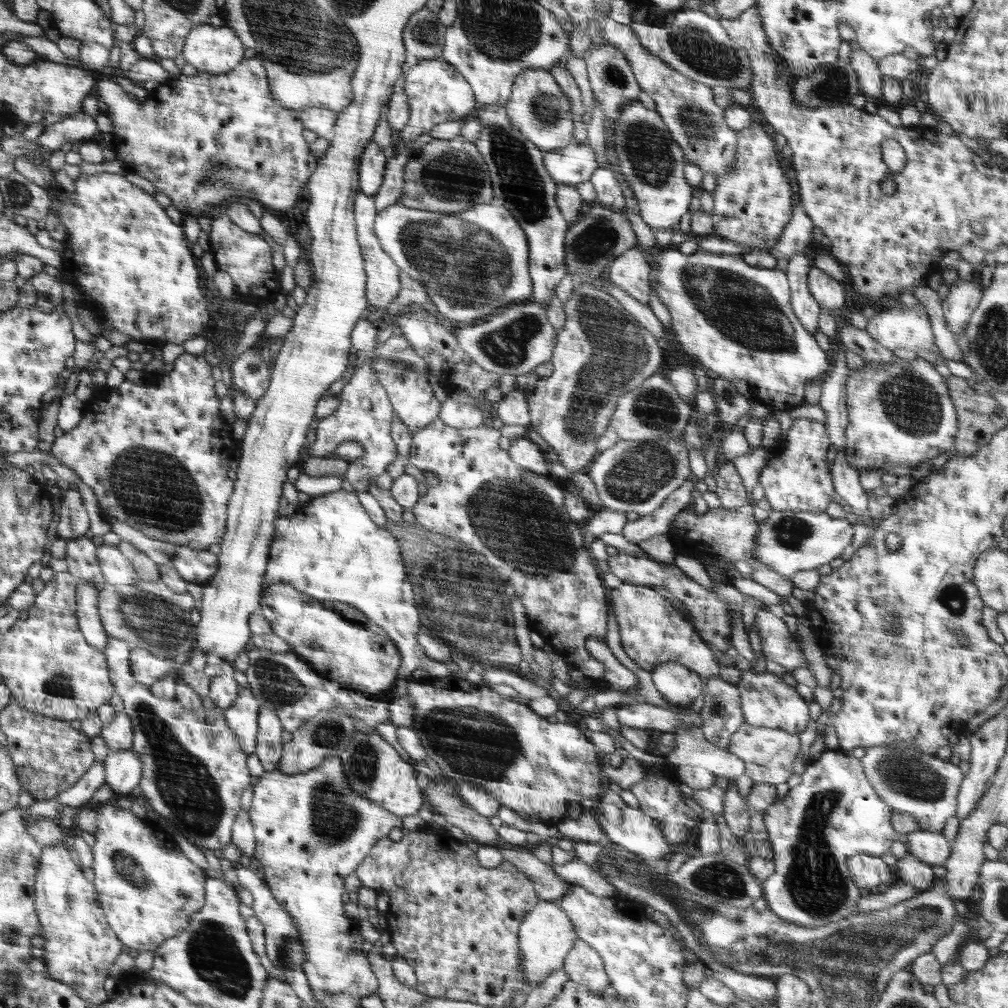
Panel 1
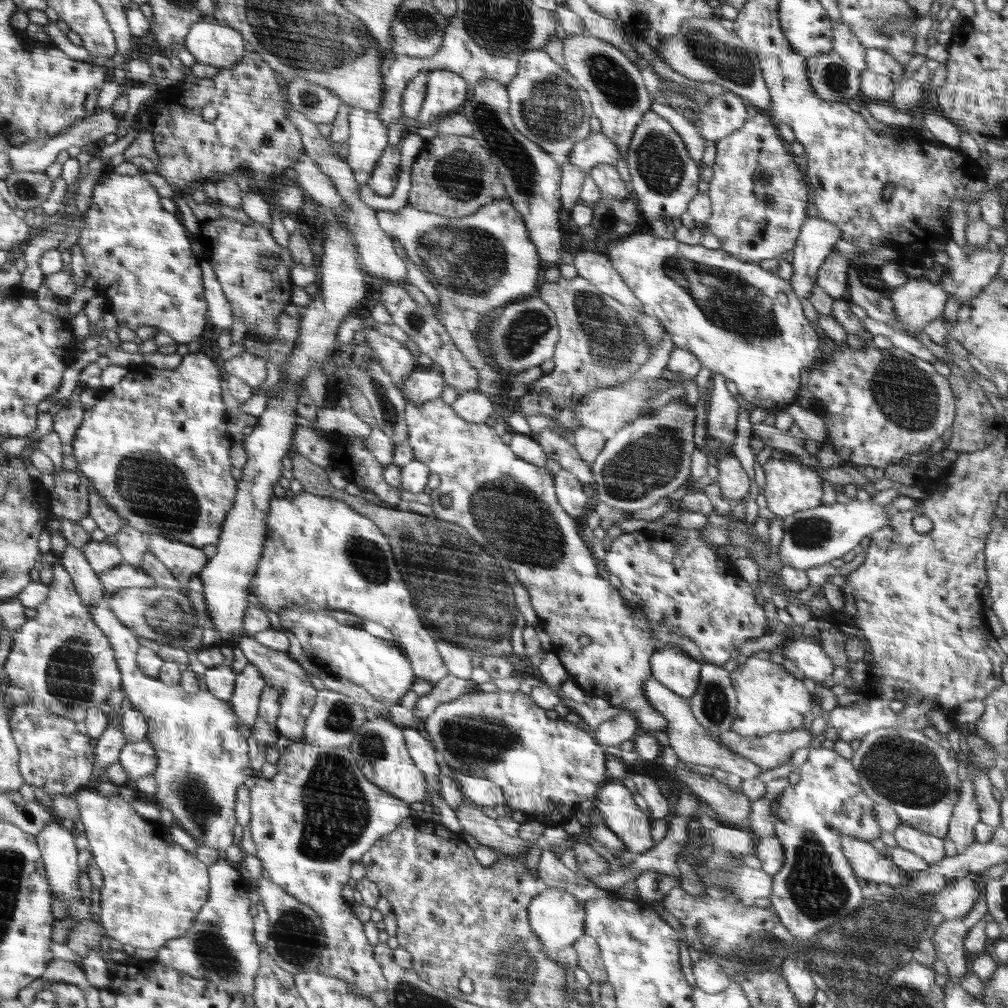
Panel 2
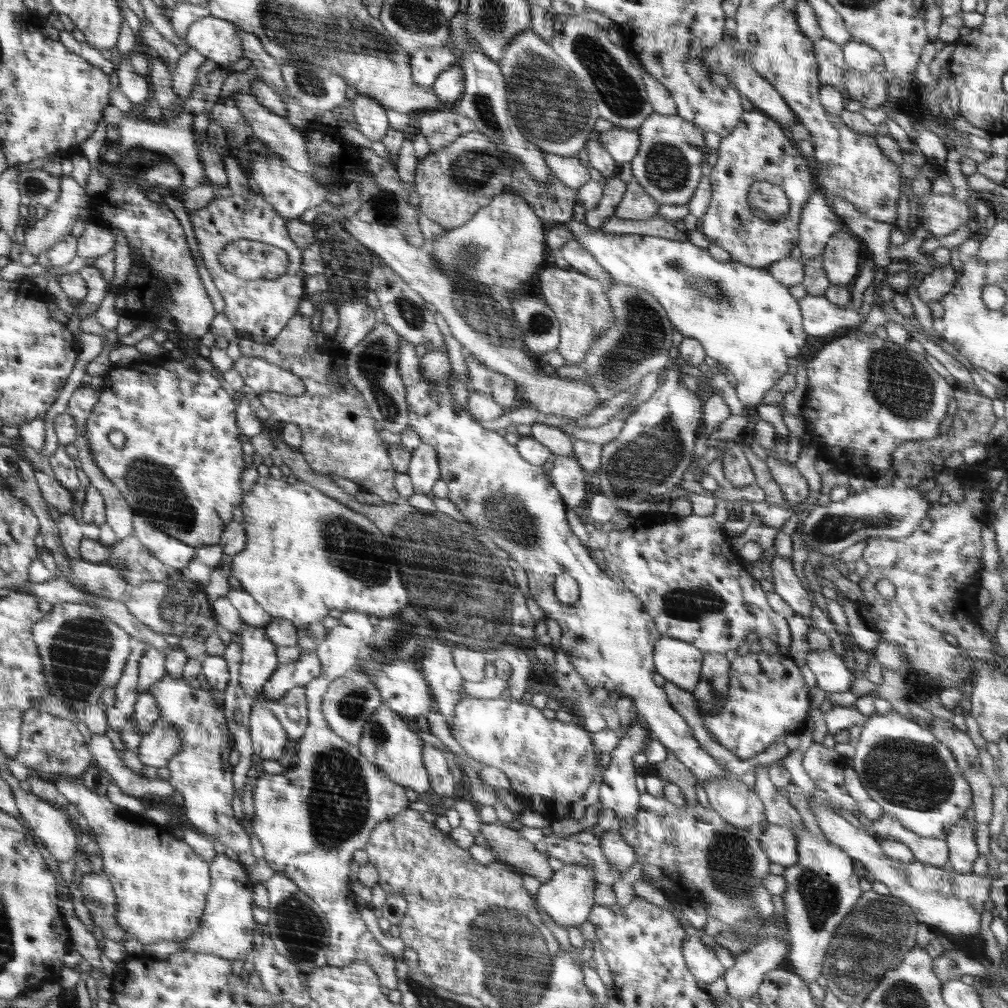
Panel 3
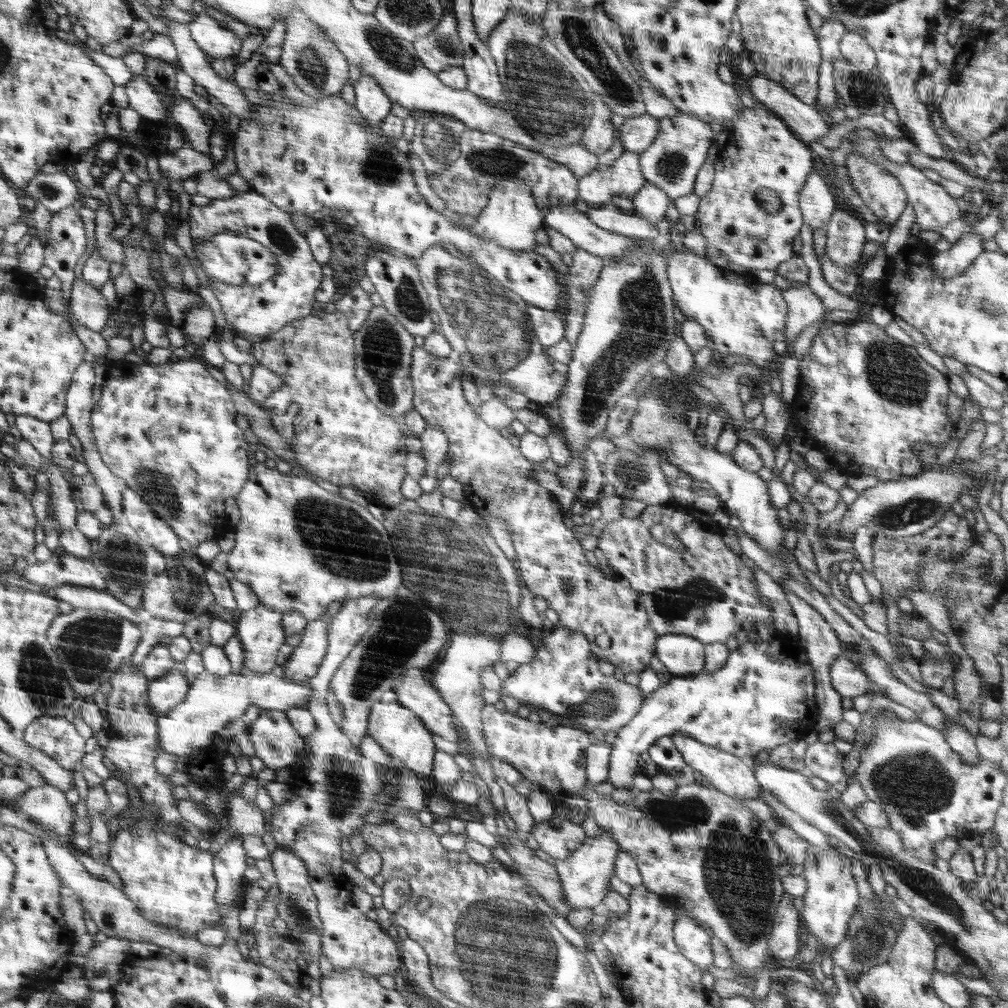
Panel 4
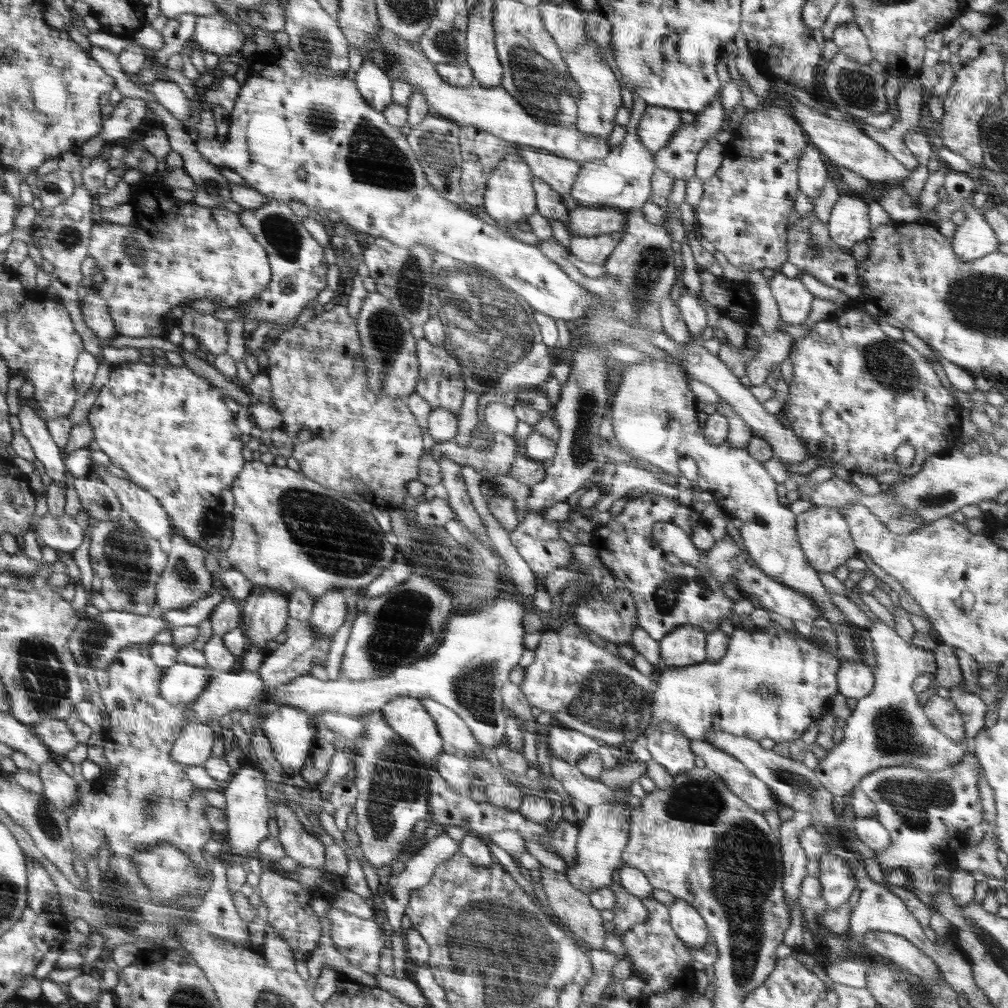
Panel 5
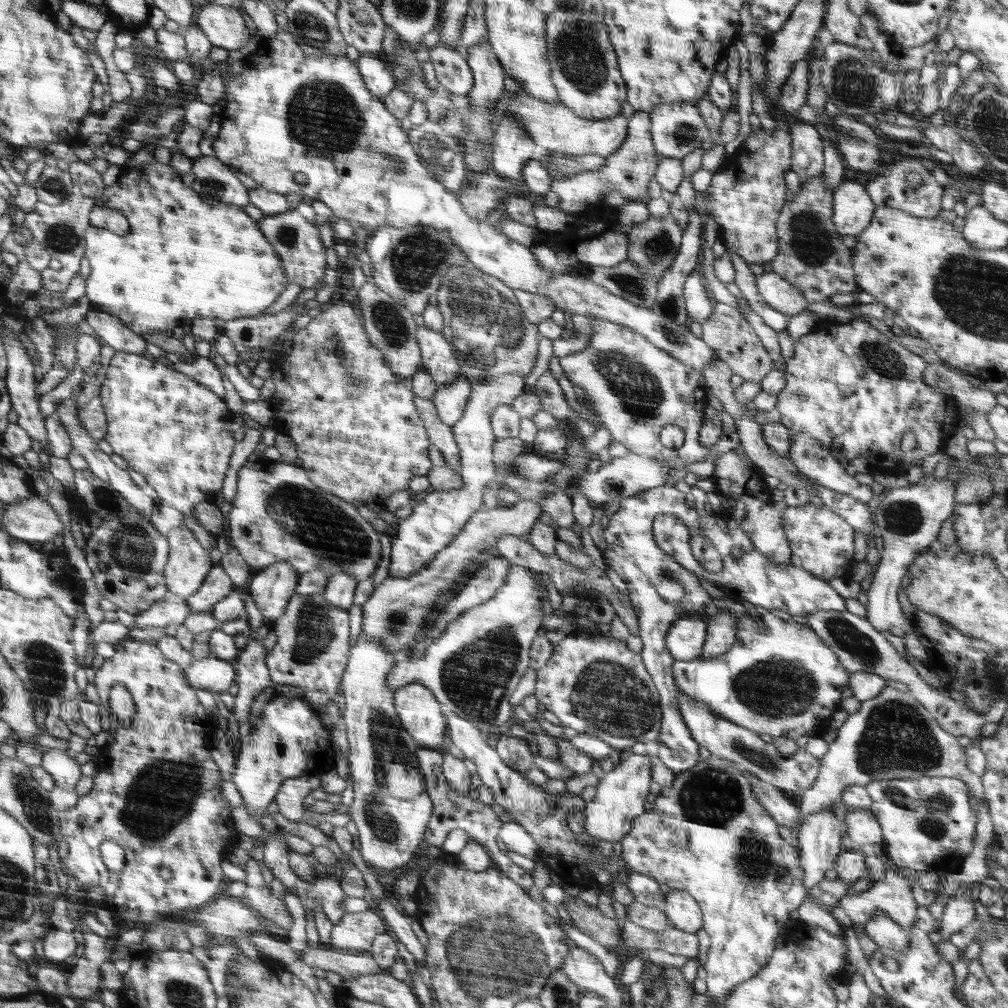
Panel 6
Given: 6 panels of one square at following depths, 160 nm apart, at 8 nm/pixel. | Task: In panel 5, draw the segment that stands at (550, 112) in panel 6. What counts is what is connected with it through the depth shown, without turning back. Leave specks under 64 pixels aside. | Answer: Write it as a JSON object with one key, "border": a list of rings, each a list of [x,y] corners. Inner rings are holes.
{"border":[[[380,29],[373,43],[368,43],[367,46],[349,45],[349,50],[360,52],[363,61],[372,60],[373,50],[376,48],[382,48],[389,60],[386,73],[391,80],[401,76],[409,82],[414,93],[421,90],[424,100],[436,115],[450,119],[461,126],[475,126],[476,129],[502,138],[508,143],[544,150],[555,156],[578,162],[581,166],[591,161],[599,161],[610,153],[610,136],[590,137],[590,135],[581,134],[576,124],[565,126],[565,124],[550,124],[538,120],[535,116],[528,114],[516,102],[516,99],[512,98],[501,86],[476,87],[470,85],[464,88],[448,84],[437,73],[434,63],[414,50],[407,40],[400,38],[391,30]]]}

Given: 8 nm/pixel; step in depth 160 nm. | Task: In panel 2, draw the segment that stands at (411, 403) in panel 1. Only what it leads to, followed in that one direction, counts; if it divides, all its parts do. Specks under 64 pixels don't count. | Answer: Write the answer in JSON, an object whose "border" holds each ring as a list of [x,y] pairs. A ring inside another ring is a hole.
{"border":[[[436,363],[430,367],[417,366],[398,386],[405,400],[414,406],[434,400],[442,394],[446,381]]]}

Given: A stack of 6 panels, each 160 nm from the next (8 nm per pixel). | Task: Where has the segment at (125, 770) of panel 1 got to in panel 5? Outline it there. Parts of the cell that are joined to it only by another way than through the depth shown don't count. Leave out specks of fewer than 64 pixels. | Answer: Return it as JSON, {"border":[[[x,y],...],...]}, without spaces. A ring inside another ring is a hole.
{"border":[[[514,590],[484,610],[454,616],[448,628],[445,626],[440,642],[430,648],[425,658],[400,666],[388,676],[360,681],[350,681],[343,676],[336,681],[300,676],[286,686],[278,686],[278,690],[272,688],[268,692],[270,701],[276,702],[278,707],[301,708],[310,715],[330,711],[356,717],[381,708],[397,697],[430,698],[453,710],[466,723],[485,754],[500,745],[505,736],[510,712],[502,701],[502,686],[510,682],[509,676],[518,668],[526,650],[524,636],[527,633],[522,623],[529,610]],[[236,668],[228,672],[220,672],[213,670],[213,676],[210,676],[210,684],[206,684],[206,692],[200,694],[200,698],[189,704],[187,713],[185,714],[186,725],[202,724],[208,725],[213,716],[224,716],[227,712],[232,712],[234,708],[248,709],[252,703],[256,703],[258,699],[264,697],[264,684],[260,680],[260,676],[256,671],[250,672]]]}

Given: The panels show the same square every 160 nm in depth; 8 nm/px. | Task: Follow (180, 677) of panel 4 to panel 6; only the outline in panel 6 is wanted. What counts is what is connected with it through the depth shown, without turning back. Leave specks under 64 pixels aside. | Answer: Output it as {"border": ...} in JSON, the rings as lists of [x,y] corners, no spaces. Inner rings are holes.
{"border":[[[207,657],[195,660],[190,668],[184,669],[184,677],[188,685],[198,691],[205,689],[214,694],[227,692],[236,678],[234,662]]]}

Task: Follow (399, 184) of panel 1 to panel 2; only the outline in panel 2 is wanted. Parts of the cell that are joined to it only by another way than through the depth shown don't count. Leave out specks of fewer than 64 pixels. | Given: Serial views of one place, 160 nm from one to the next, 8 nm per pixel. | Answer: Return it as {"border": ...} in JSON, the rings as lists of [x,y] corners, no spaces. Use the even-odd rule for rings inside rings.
{"border":[[[402,144],[387,145],[366,185],[379,197],[392,196],[398,185]]]}

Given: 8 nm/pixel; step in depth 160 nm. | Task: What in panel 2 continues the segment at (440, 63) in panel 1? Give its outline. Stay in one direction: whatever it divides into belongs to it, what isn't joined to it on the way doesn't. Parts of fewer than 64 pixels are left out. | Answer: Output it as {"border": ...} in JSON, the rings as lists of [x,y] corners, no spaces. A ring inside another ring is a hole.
{"border":[[[438,69],[426,75],[425,99],[410,132],[439,120],[446,114],[459,112],[470,94],[468,83],[451,70]]]}

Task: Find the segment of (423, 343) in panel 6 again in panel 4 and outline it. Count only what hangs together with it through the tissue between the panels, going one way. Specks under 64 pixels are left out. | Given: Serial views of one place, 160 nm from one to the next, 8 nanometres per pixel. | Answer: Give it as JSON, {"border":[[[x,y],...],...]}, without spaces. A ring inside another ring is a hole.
{"border":[[[414,347],[412,350],[410,378],[413,386],[413,408],[426,420],[428,427],[438,427],[447,436],[448,448],[445,464],[449,475],[459,482],[463,488],[463,498],[480,517],[488,524],[495,518],[501,518],[507,524],[511,534],[516,558],[519,562],[519,572],[525,587],[535,596],[546,599],[547,608],[554,610],[560,617],[560,626],[564,629],[580,632],[590,642],[590,652],[594,659],[610,661],[614,669],[622,673],[640,675],[650,667],[650,661],[655,656],[655,643],[658,634],[654,632],[648,620],[648,614],[639,598],[639,594],[622,578],[622,585],[614,577],[606,576],[584,557],[584,550],[579,540],[562,522],[557,504],[547,488],[540,486],[533,477],[533,466],[536,464],[524,458],[519,447],[513,446],[507,438],[500,435],[499,430],[487,426],[466,401],[462,392],[462,372],[464,368],[455,356],[434,356],[424,347]],[[607,634],[610,638],[609,648],[600,648],[595,643],[596,637]]]}

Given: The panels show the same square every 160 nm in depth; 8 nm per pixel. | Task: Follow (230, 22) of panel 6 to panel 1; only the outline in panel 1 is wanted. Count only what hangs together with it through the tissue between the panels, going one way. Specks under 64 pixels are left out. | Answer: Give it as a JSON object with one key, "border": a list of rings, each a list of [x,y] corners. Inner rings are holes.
{"border":[[[209,22],[191,30],[182,53],[198,73],[224,74],[234,70],[244,58],[242,43],[232,27],[214,27]]]}

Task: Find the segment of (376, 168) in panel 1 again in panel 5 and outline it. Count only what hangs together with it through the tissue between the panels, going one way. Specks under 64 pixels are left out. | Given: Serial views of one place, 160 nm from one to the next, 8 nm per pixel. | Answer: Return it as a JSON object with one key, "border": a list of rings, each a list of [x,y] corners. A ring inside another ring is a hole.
{"border":[[[372,60],[363,61],[355,72],[354,82],[362,98],[379,112],[393,102],[391,99],[392,80],[386,71],[380,69]]]}

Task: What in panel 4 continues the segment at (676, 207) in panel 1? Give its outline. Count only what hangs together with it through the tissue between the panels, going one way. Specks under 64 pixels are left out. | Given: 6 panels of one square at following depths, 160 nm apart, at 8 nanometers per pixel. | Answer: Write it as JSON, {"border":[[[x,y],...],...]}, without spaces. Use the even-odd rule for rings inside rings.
{"border":[[[691,114],[659,118],[657,125],[656,140],[640,153],[640,171],[647,183],[663,190],[670,200],[676,200],[693,192],[698,171],[706,162],[716,135],[710,123]]]}

